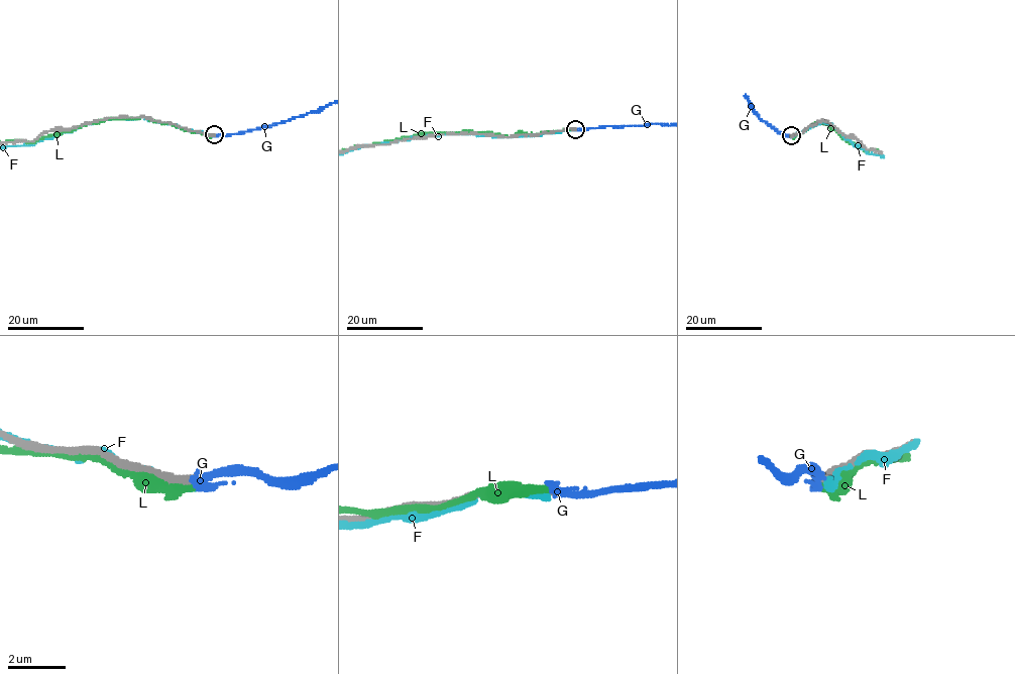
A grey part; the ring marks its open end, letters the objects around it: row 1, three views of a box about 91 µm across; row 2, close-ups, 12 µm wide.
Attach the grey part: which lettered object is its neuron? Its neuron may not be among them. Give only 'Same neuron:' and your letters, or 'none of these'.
Same neuron: G

